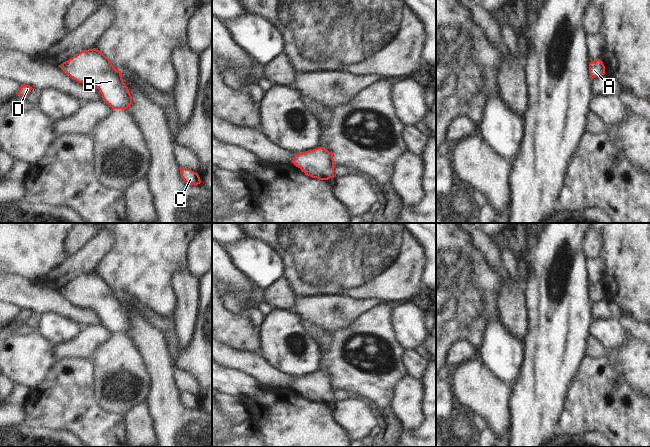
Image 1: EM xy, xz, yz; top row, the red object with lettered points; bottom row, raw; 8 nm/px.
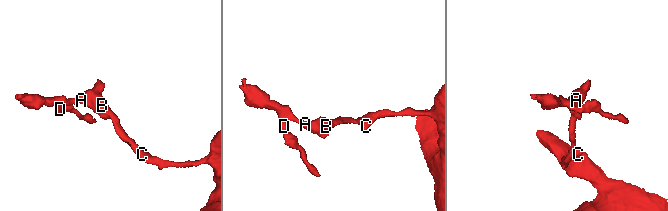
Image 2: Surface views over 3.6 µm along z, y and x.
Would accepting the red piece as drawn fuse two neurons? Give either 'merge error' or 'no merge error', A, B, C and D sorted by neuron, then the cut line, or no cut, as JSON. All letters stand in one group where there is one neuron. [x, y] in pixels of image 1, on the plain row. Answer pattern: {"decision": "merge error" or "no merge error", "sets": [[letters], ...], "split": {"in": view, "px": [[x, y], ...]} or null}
{"decision": "no merge error", "sets": [["A", "B", "C", "D"]], "split": null}

